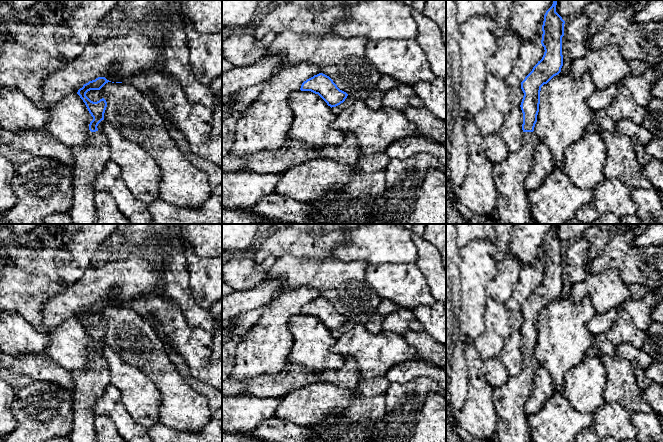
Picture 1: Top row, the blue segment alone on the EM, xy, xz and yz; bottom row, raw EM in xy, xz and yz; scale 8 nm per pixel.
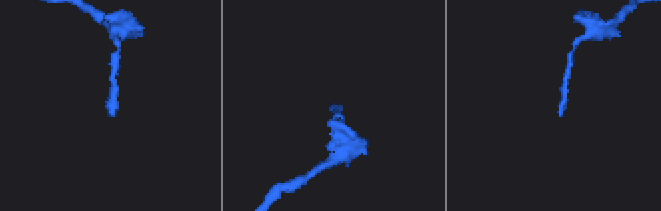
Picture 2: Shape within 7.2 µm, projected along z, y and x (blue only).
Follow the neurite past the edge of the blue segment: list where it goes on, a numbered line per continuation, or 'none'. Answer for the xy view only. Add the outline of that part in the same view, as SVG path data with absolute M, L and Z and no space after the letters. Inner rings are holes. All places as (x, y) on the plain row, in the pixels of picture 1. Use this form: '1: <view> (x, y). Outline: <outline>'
1: xy (89, 384). Outline: M98 355L91 356L88 368L71 372L74 380L73 413L74 419L70 442L97 442L95 413L92 406L110 384L110 371L107 363Z

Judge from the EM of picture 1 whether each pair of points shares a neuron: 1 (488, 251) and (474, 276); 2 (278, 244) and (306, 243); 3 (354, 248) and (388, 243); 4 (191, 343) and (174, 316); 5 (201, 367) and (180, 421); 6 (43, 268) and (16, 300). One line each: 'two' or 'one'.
1: one
2: one
3: one
4: one
5: two
6: two

